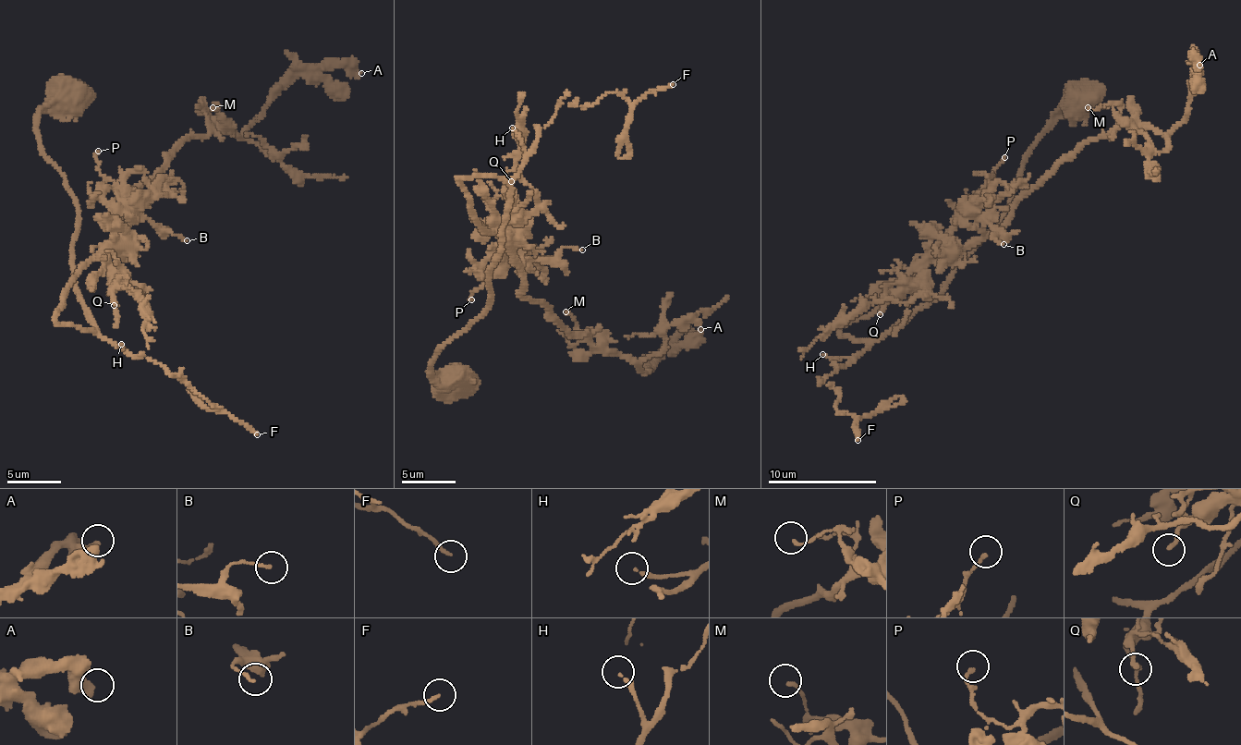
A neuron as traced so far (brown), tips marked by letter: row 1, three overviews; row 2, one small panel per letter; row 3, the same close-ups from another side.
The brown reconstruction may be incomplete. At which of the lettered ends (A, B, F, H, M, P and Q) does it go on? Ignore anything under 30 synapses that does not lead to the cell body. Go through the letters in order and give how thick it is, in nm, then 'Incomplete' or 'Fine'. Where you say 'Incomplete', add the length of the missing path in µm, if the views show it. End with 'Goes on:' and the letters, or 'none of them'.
A: Thickness 380 nm. Fine
B: Thickness 130 nm. Fine
F: Thickness 160 nm. Incomplete. Missing length about 45 µm
H: Thickness 200 nm. Fine
M: Thickness 140 nm. Fine
P: Thickness 140 nm. Fine
Q: Thickness 180 nm. Fine
Goes on: F

